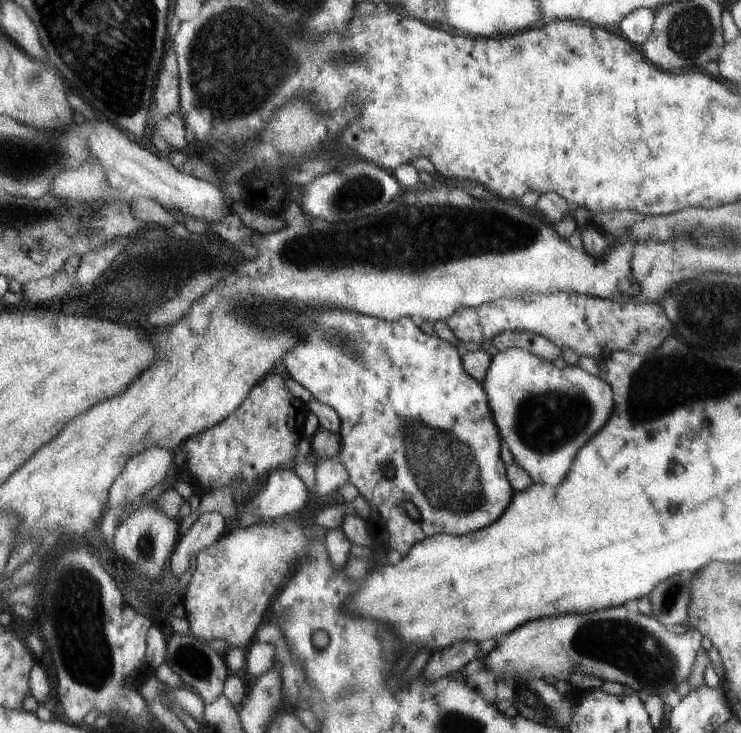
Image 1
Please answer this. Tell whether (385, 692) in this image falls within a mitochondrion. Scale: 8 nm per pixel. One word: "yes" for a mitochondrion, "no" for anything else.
no

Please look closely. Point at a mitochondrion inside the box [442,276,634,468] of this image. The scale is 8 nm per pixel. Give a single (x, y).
(544, 422)

